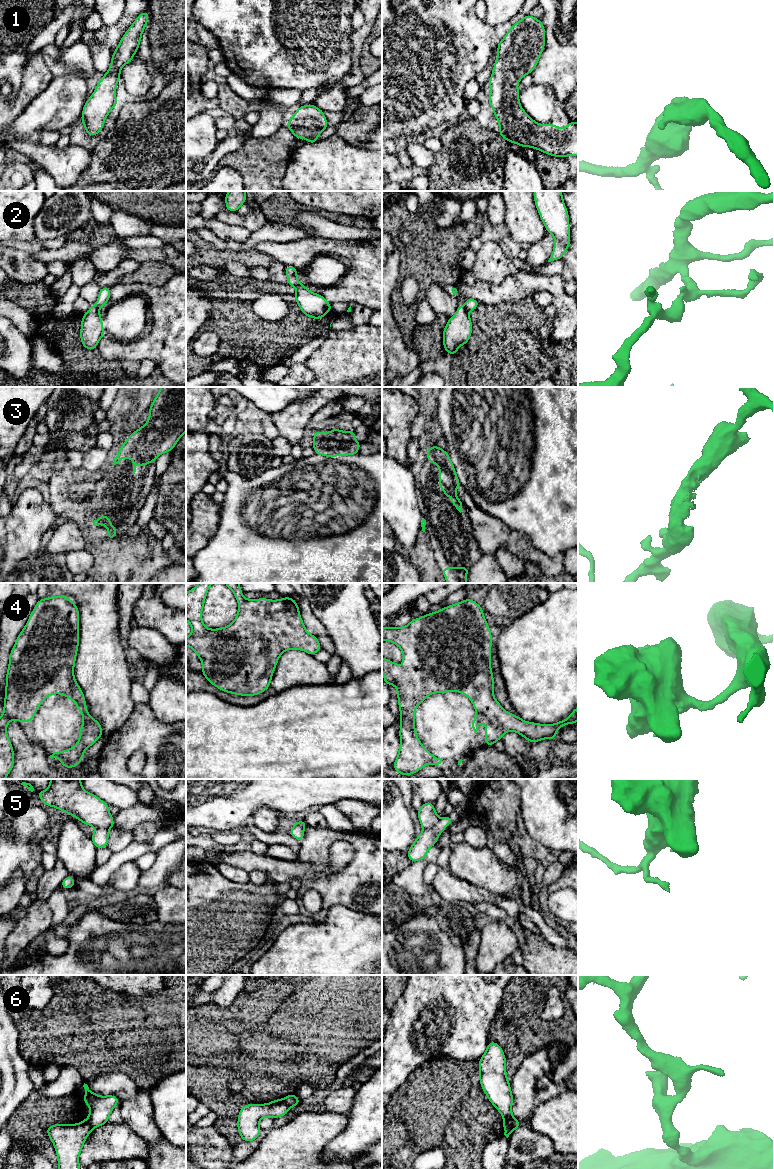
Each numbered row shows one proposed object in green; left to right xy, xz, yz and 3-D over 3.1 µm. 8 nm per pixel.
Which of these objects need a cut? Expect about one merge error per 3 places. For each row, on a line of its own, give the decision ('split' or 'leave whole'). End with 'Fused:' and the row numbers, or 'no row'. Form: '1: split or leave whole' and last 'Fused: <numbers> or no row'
1: leave whole
2: leave whole
3: leave whole
4: leave whole
5: split
6: split
Fused: 5, 6

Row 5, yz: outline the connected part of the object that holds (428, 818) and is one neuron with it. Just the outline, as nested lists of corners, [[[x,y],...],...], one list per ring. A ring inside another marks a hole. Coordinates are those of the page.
[[[425,802],[420,809],[417,810],[419,822],[424,830],[431,829],[440,820],[435,812],[434,803]]]

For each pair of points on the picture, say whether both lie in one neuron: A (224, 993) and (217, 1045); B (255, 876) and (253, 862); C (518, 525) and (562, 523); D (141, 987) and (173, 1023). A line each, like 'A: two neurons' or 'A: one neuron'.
A: two neurons
B: two neurons
C: one neuron
D: two neurons

